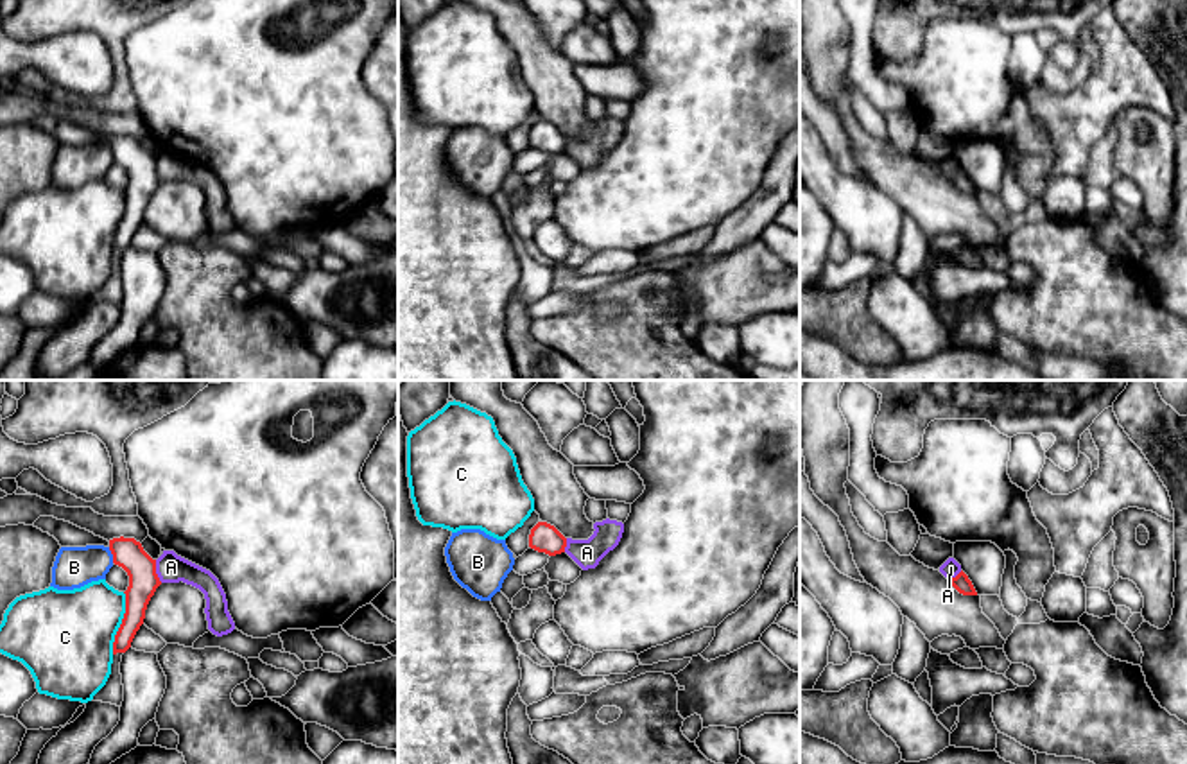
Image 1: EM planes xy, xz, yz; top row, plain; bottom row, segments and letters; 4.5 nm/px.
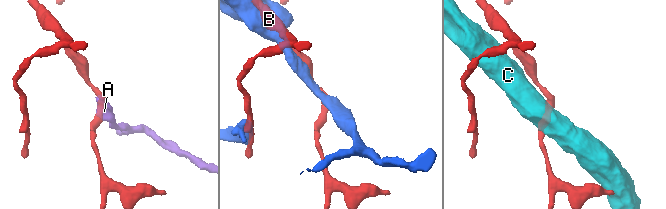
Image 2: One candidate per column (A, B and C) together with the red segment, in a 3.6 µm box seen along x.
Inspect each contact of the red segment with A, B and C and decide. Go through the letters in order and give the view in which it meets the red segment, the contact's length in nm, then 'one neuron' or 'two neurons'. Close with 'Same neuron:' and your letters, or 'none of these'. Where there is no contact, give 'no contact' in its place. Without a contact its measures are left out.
A: xy | 110 nm | two neurons
B: xy | 80 nm | two neurons
C: xy | 280 nm | two neurons
Same neuron: none of these

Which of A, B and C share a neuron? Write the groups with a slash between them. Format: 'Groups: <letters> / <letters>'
Groups: A / B / C

